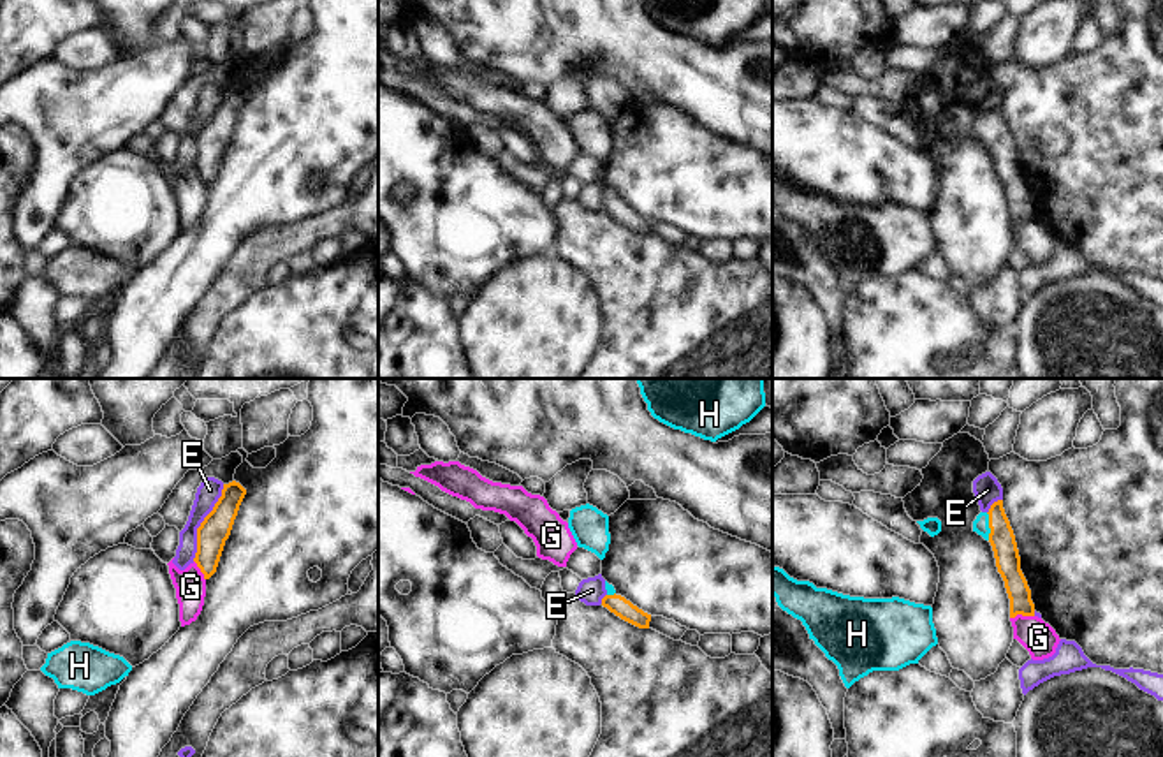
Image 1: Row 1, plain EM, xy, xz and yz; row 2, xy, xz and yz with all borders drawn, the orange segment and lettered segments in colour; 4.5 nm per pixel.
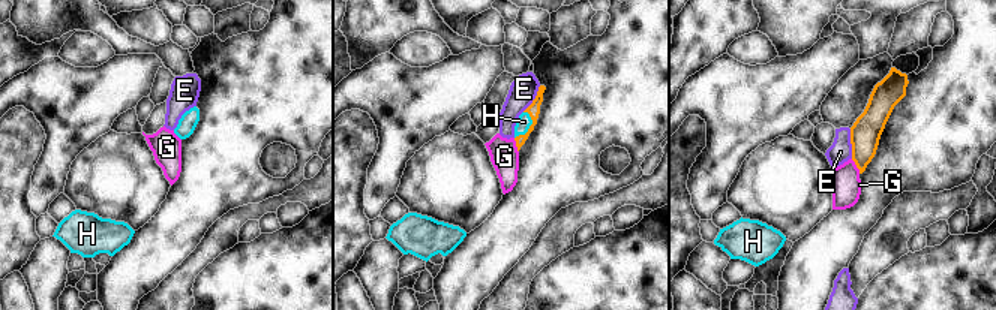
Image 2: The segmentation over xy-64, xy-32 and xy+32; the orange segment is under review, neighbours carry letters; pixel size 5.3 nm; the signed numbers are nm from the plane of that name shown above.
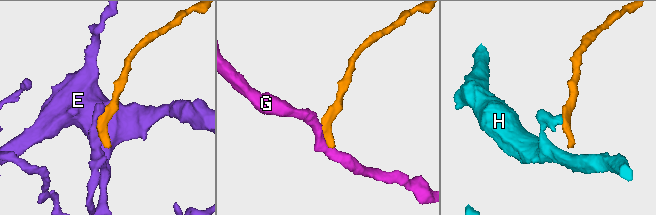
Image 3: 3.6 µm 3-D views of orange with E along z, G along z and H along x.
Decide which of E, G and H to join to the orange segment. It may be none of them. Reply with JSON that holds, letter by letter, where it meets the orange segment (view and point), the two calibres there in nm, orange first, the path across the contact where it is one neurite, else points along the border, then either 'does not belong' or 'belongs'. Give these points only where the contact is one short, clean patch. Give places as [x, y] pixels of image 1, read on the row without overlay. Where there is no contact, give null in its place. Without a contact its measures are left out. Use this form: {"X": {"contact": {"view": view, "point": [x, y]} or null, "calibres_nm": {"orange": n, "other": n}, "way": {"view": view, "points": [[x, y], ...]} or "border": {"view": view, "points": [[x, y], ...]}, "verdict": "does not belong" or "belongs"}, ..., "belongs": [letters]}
{"E": {"contact": {"view": "xy", "point": [201, 129]}, "calibres_nm": {"orange": 140, "other": 110}, "verdict": "does not belong"}, "G": {"contact": {"view": "yz", "point": [1021, 219]}, "calibres_nm": {"orange": 110, "other": 160}, "border": {"view": "yz", "points": [[1033, 220], [1016, 220], [1010, 224]]}, "verdict": "does not belong"}, "H": {"contact": {"view": "yz", "point": [989, 132]}, "calibres_nm": {"orange": 120, "other": 80}, "way": {"view": "yz", "points": [[1002, 143], [989, 132], [980, 131]]}, "verdict": "belongs"}, "belongs": ["H"]}

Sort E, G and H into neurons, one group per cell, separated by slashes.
E / G / H

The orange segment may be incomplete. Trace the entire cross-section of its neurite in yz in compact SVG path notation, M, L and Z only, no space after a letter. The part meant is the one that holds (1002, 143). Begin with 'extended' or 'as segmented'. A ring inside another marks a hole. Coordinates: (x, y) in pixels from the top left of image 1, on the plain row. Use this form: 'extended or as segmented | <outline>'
extended | M1003 106L991 111L987 118L980 118L973 127L973 137L991 148L998 178L1005 187L1010 204L1010 224L1017 220L1035 222L1031 195L1020 176L1020 162L1013 136L1003 114Z

